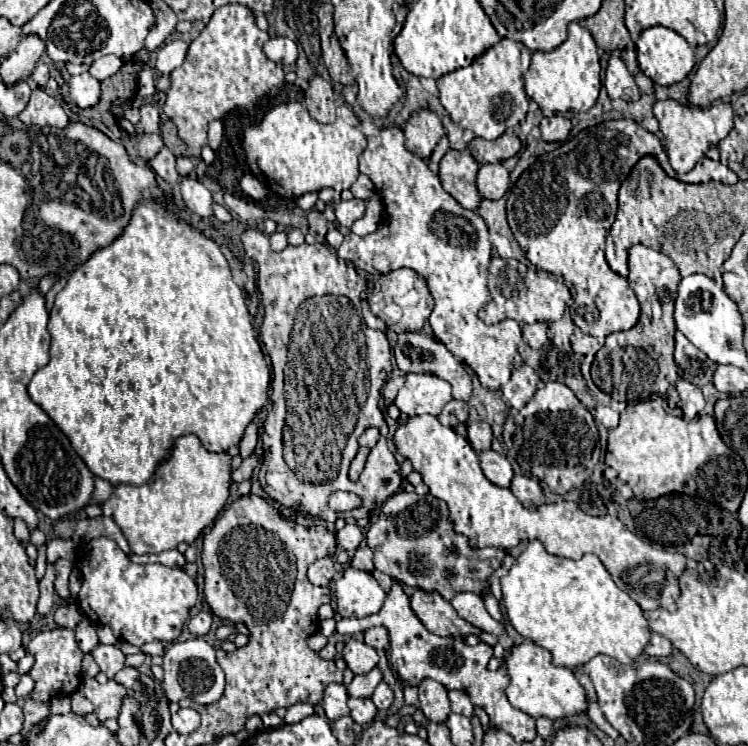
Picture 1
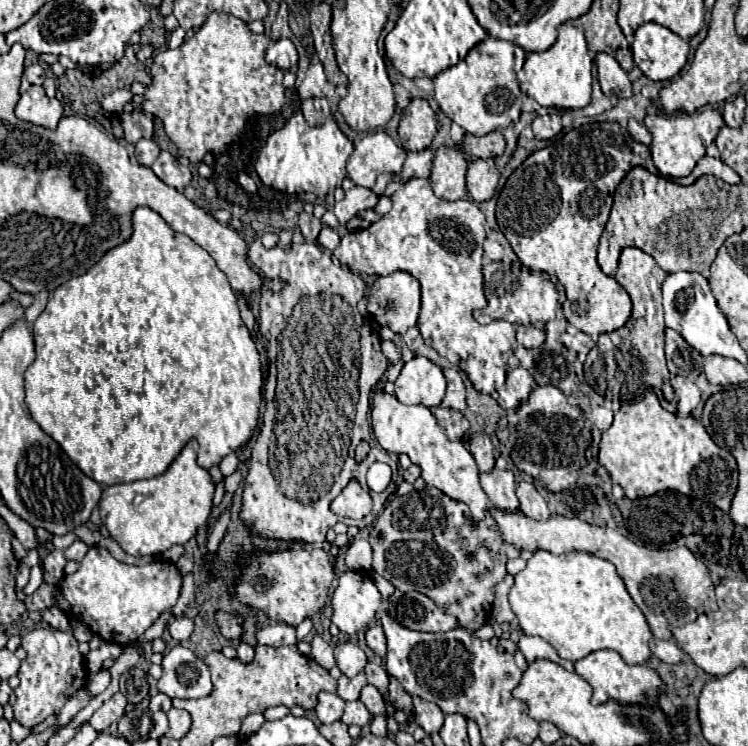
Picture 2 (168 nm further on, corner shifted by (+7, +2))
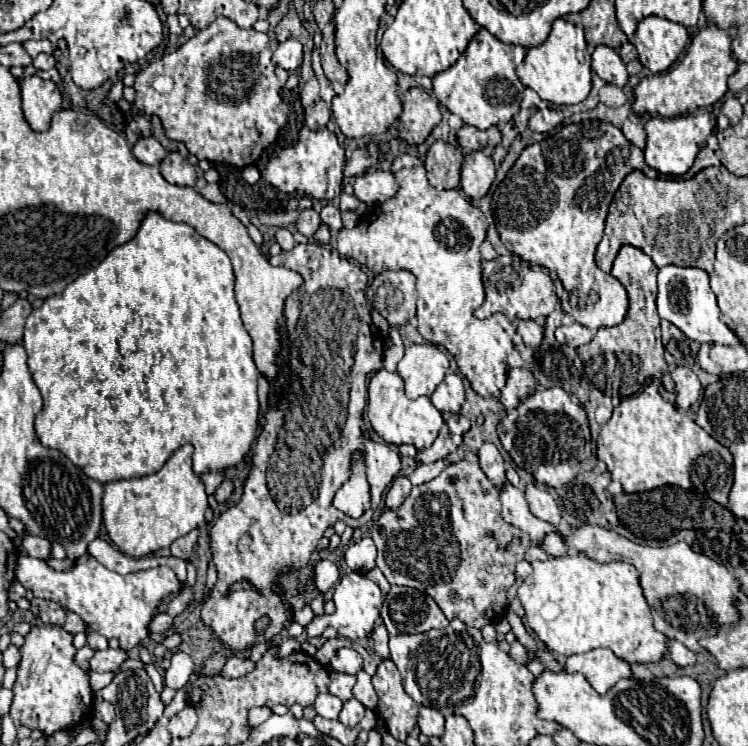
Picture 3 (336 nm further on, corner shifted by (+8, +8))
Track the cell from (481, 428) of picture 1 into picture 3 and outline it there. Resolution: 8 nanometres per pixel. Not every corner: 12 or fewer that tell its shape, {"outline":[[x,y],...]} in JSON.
{"outline":[[492,443],[478,451],[480,467],[496,485],[508,483],[500,451]]}

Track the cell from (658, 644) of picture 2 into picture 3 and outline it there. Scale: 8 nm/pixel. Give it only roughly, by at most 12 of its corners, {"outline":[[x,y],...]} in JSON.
{"outline":[[670,641],[670,659],[686,667],[696,663],[696,653]]}

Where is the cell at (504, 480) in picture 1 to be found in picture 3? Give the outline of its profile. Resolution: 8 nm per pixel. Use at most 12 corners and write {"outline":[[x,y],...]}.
{"outline":[[500,489],[502,517],[542,543],[546,531],[558,531],[532,515],[522,489]]}

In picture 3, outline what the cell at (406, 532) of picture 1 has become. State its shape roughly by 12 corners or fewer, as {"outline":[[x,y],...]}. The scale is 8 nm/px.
{"outline":[[476,459],[372,527],[376,567],[448,621],[500,621],[532,545]]}

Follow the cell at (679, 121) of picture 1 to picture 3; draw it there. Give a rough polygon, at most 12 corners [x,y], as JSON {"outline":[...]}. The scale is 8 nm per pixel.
{"outline":[[708,111],[652,117],[646,165],[684,175],[714,133]]}

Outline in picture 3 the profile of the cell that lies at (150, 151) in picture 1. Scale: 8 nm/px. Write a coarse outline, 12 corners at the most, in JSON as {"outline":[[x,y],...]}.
{"outline":[[154,137],[140,139],[132,153],[140,163],[158,165],[168,155]]}

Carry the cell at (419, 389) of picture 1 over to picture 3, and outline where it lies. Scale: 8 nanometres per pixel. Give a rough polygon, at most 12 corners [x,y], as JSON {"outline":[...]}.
{"outline":[[430,343],[406,347],[398,363],[408,399],[442,383],[448,357]]}

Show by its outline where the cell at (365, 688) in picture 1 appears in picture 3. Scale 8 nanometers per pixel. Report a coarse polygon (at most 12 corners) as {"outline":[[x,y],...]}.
{"outline":[[332,673],[328,691],[342,701],[352,699],[354,675]]}

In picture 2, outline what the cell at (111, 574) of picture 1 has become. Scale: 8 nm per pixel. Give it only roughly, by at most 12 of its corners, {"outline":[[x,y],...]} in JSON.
{"outline":[[89,547],[59,591],[101,639],[139,639],[181,591],[173,563]]}

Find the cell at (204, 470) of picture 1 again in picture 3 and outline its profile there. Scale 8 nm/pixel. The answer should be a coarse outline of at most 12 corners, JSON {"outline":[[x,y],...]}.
{"outline":[[192,445],[104,485],[110,541],[146,557],[206,525]]}

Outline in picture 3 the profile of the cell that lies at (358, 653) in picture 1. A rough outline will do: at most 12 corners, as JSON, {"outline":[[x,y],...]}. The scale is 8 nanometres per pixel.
{"outline":[[350,647],[338,649],[330,667],[338,673],[356,675],[362,657]]}

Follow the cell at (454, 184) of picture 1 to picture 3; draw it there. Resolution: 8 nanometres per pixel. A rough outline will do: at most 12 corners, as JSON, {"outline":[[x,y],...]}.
{"outline":[[434,141],[424,159],[436,189],[456,189],[464,155]]}

